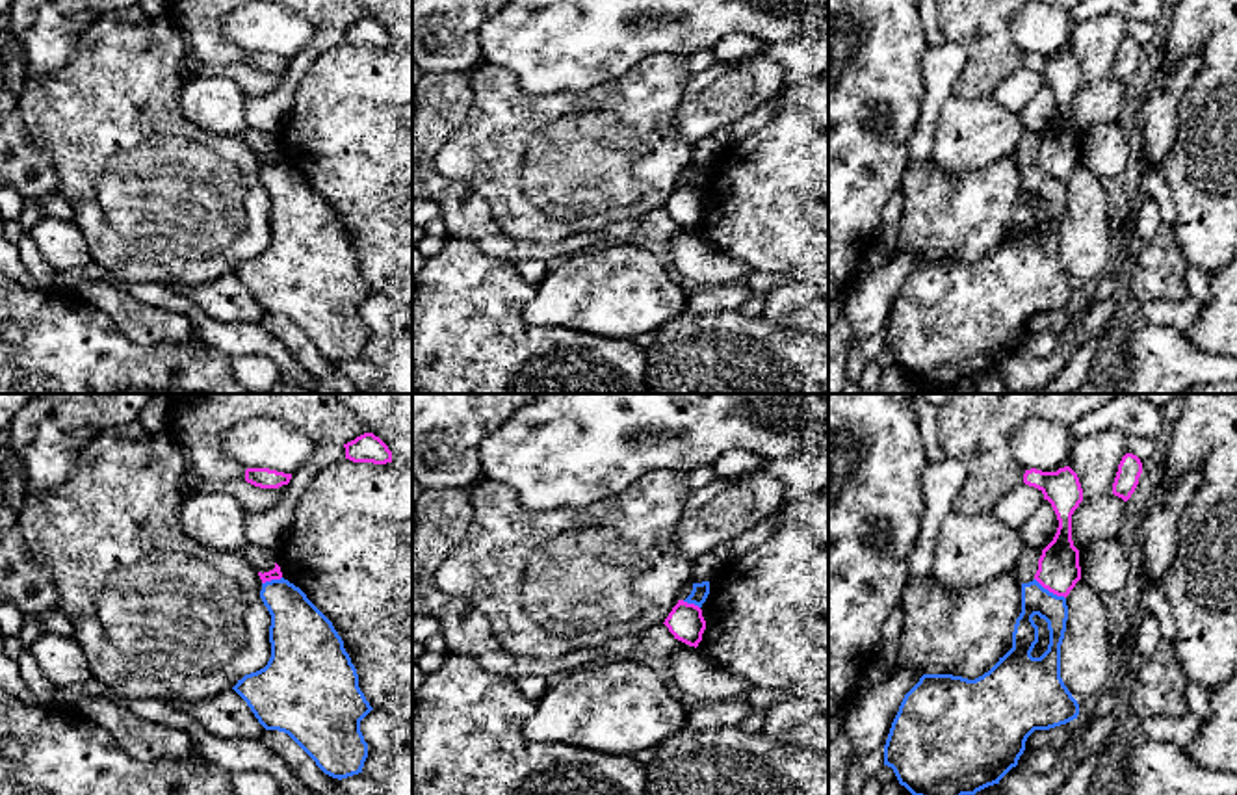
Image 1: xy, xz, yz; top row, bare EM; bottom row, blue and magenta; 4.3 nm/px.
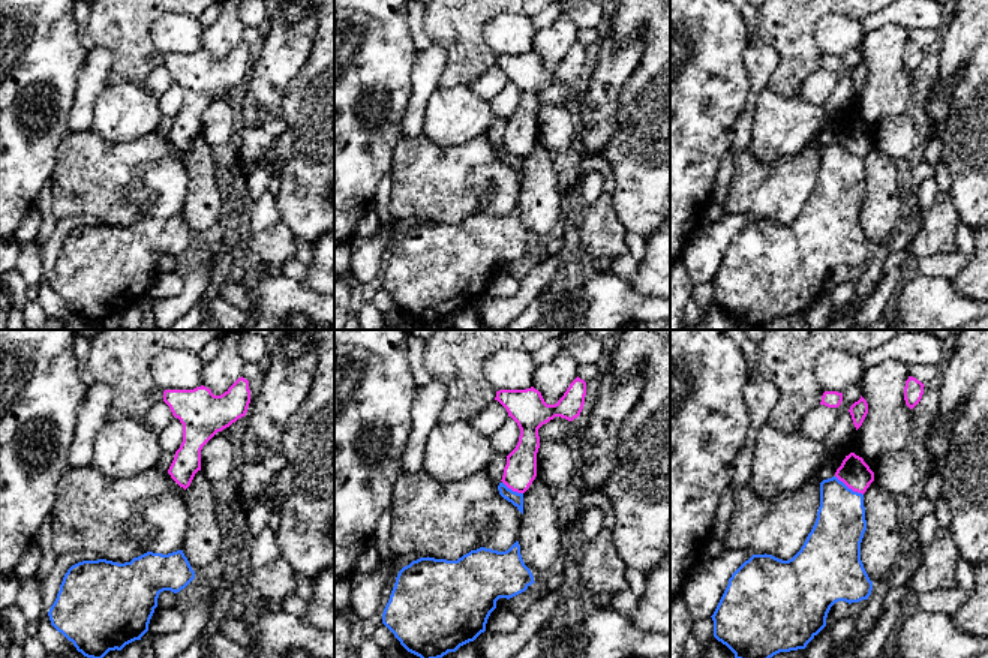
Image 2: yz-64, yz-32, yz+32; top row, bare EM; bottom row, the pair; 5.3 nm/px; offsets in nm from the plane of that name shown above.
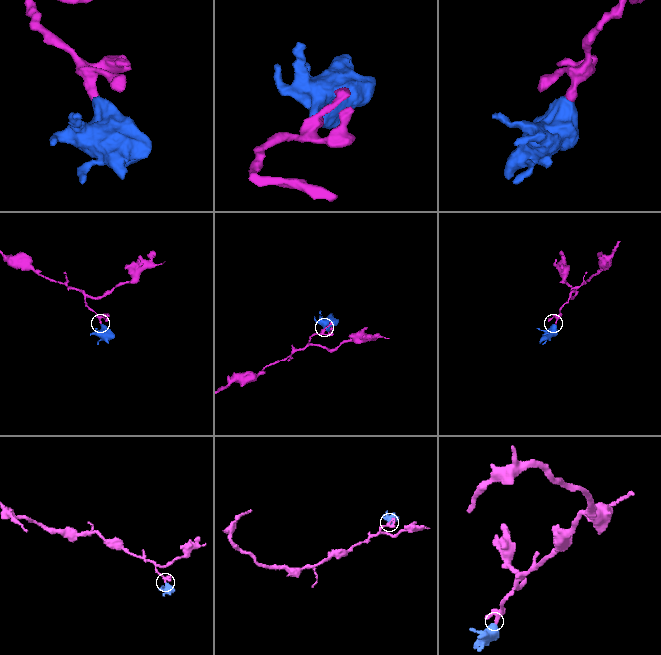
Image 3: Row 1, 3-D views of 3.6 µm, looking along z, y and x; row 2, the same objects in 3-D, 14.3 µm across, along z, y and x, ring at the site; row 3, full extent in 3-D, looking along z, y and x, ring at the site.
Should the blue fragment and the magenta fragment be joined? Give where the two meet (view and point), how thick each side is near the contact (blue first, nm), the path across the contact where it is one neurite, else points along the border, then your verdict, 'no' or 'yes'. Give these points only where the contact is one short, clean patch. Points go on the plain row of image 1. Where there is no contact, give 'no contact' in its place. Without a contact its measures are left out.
meets blue in yz at (1048, 175); 130 nm thick on the blue side, 180 nm on the other; border along yz (1035, 162), (1065, 182); no

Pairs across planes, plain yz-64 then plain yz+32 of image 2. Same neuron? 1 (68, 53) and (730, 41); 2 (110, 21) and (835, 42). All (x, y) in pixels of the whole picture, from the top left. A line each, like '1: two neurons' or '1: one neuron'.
1: one neuron
2: two neurons

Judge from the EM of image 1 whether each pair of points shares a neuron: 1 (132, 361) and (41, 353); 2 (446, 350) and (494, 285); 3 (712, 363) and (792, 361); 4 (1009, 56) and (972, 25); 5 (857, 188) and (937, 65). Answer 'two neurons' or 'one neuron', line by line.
1: one neuron
2: one neuron
3: one neuron
4: one neuron
5: two neurons

